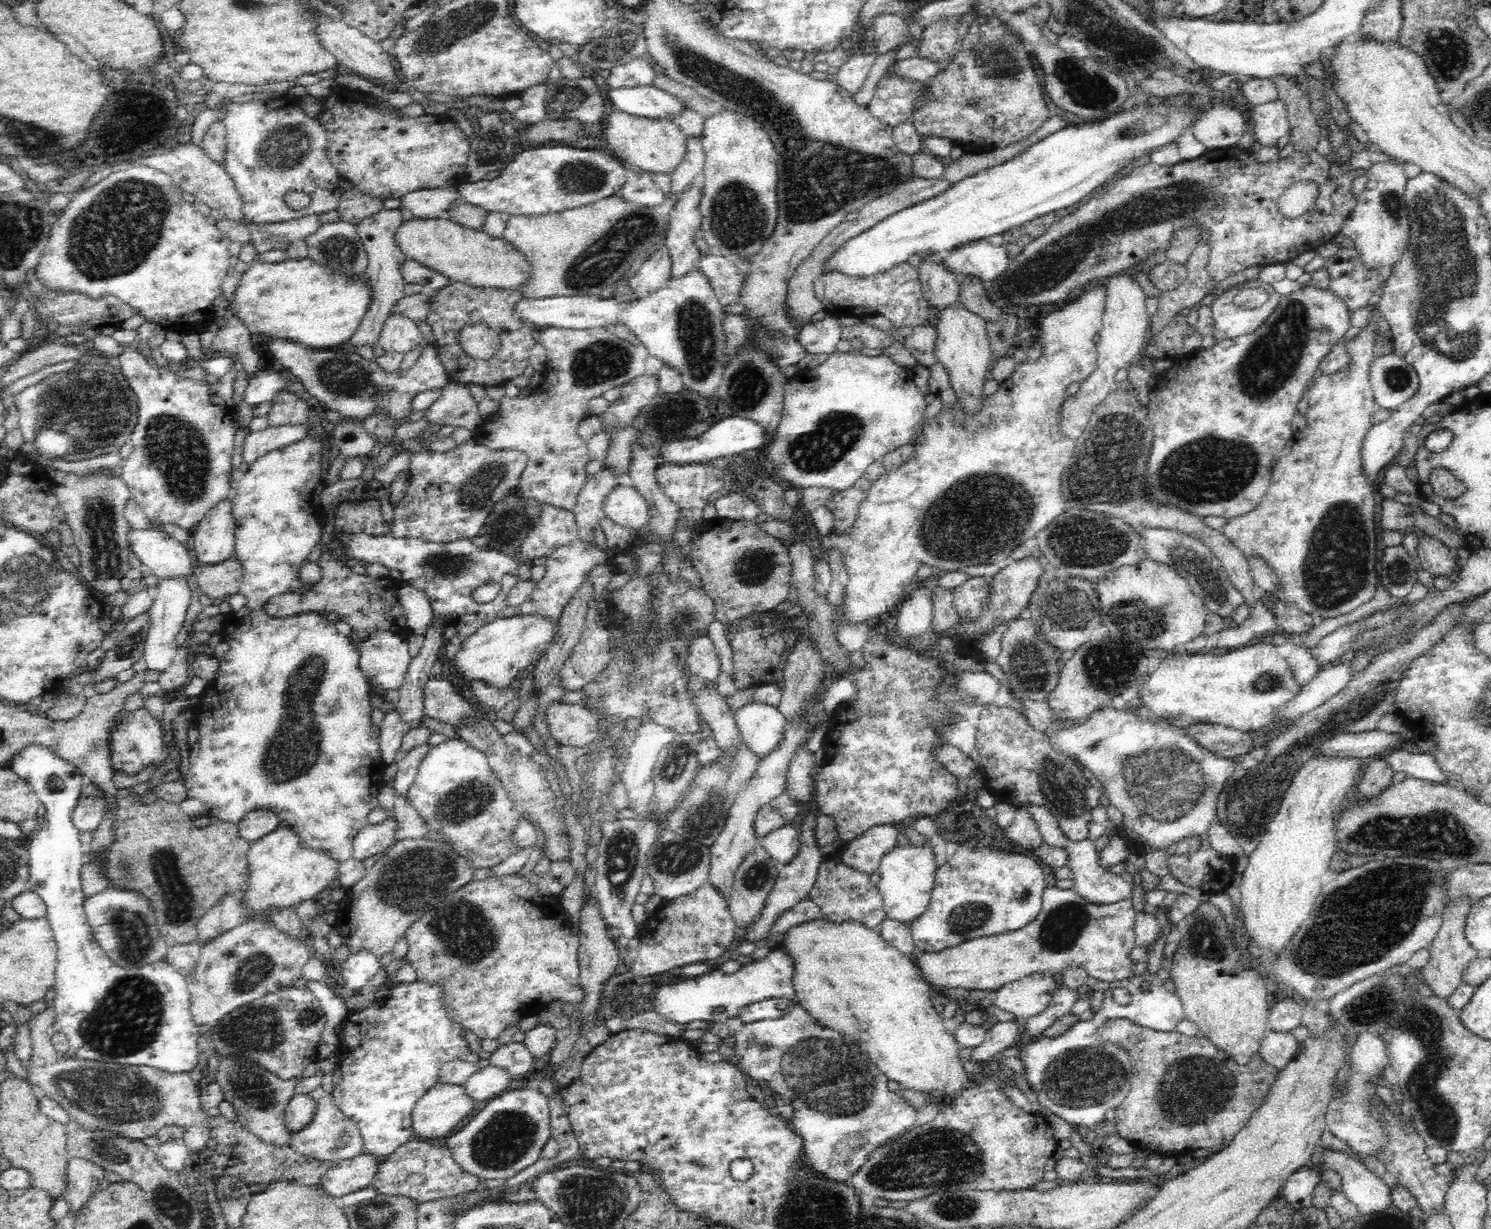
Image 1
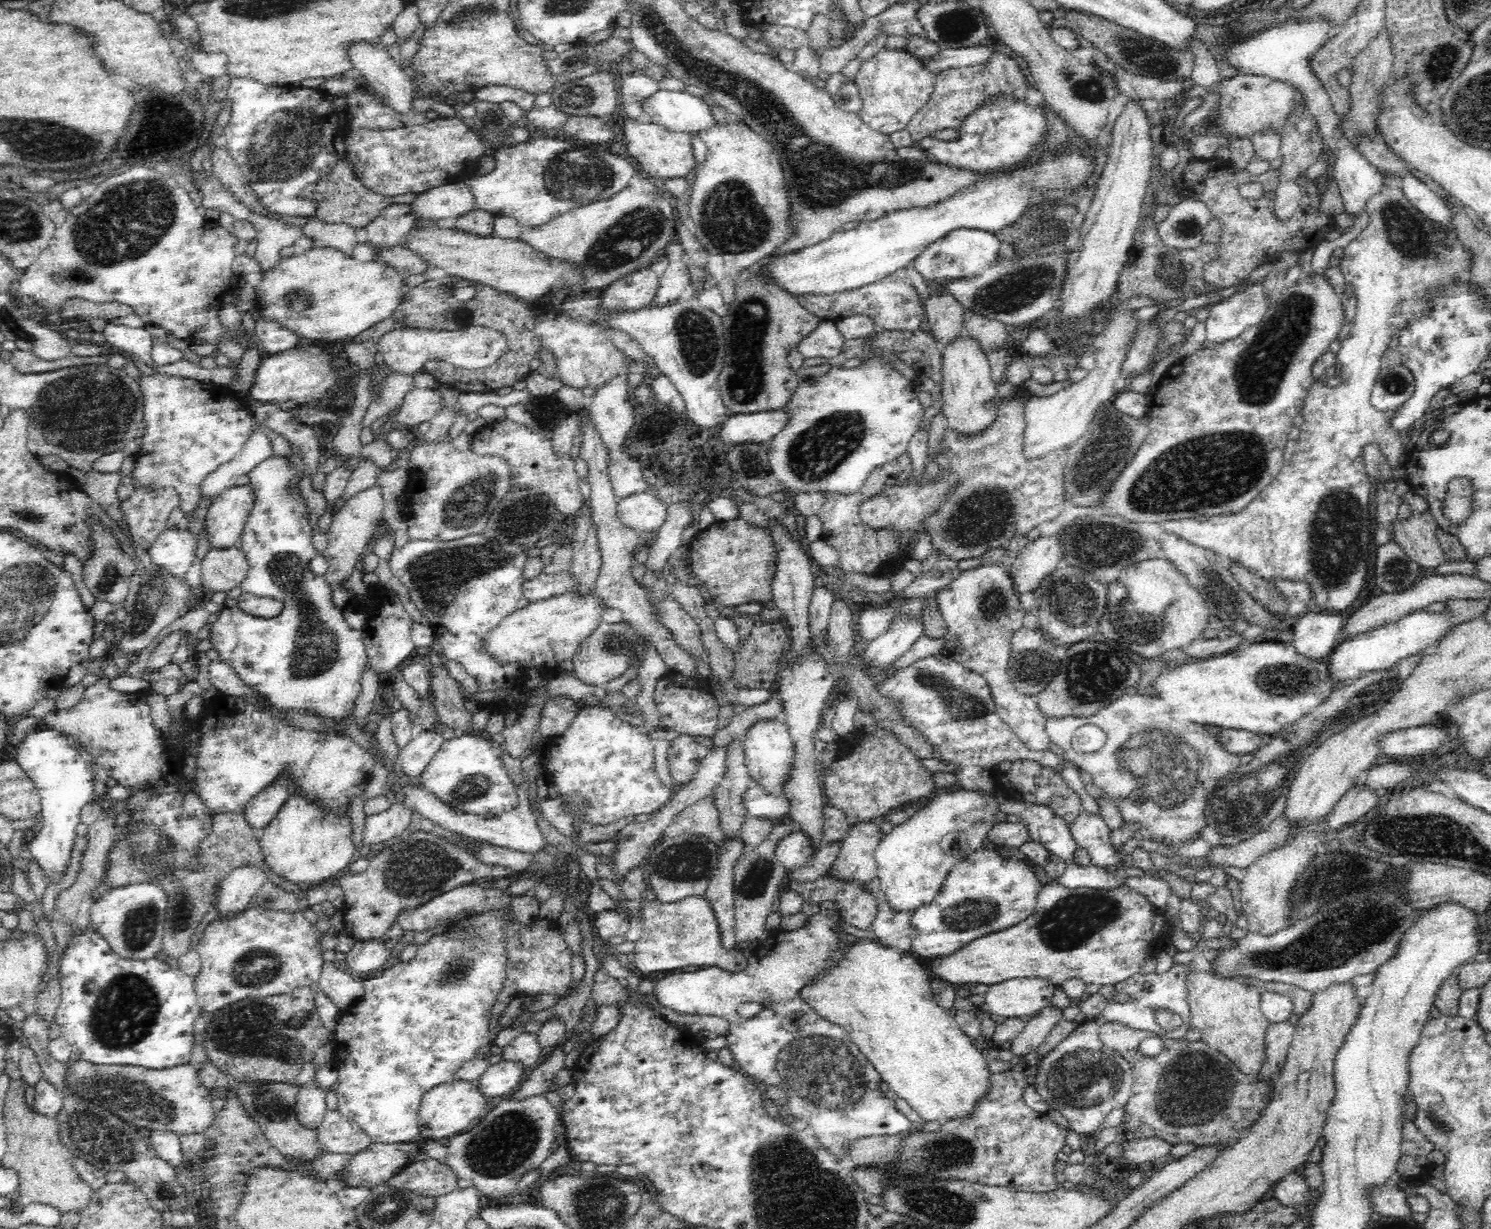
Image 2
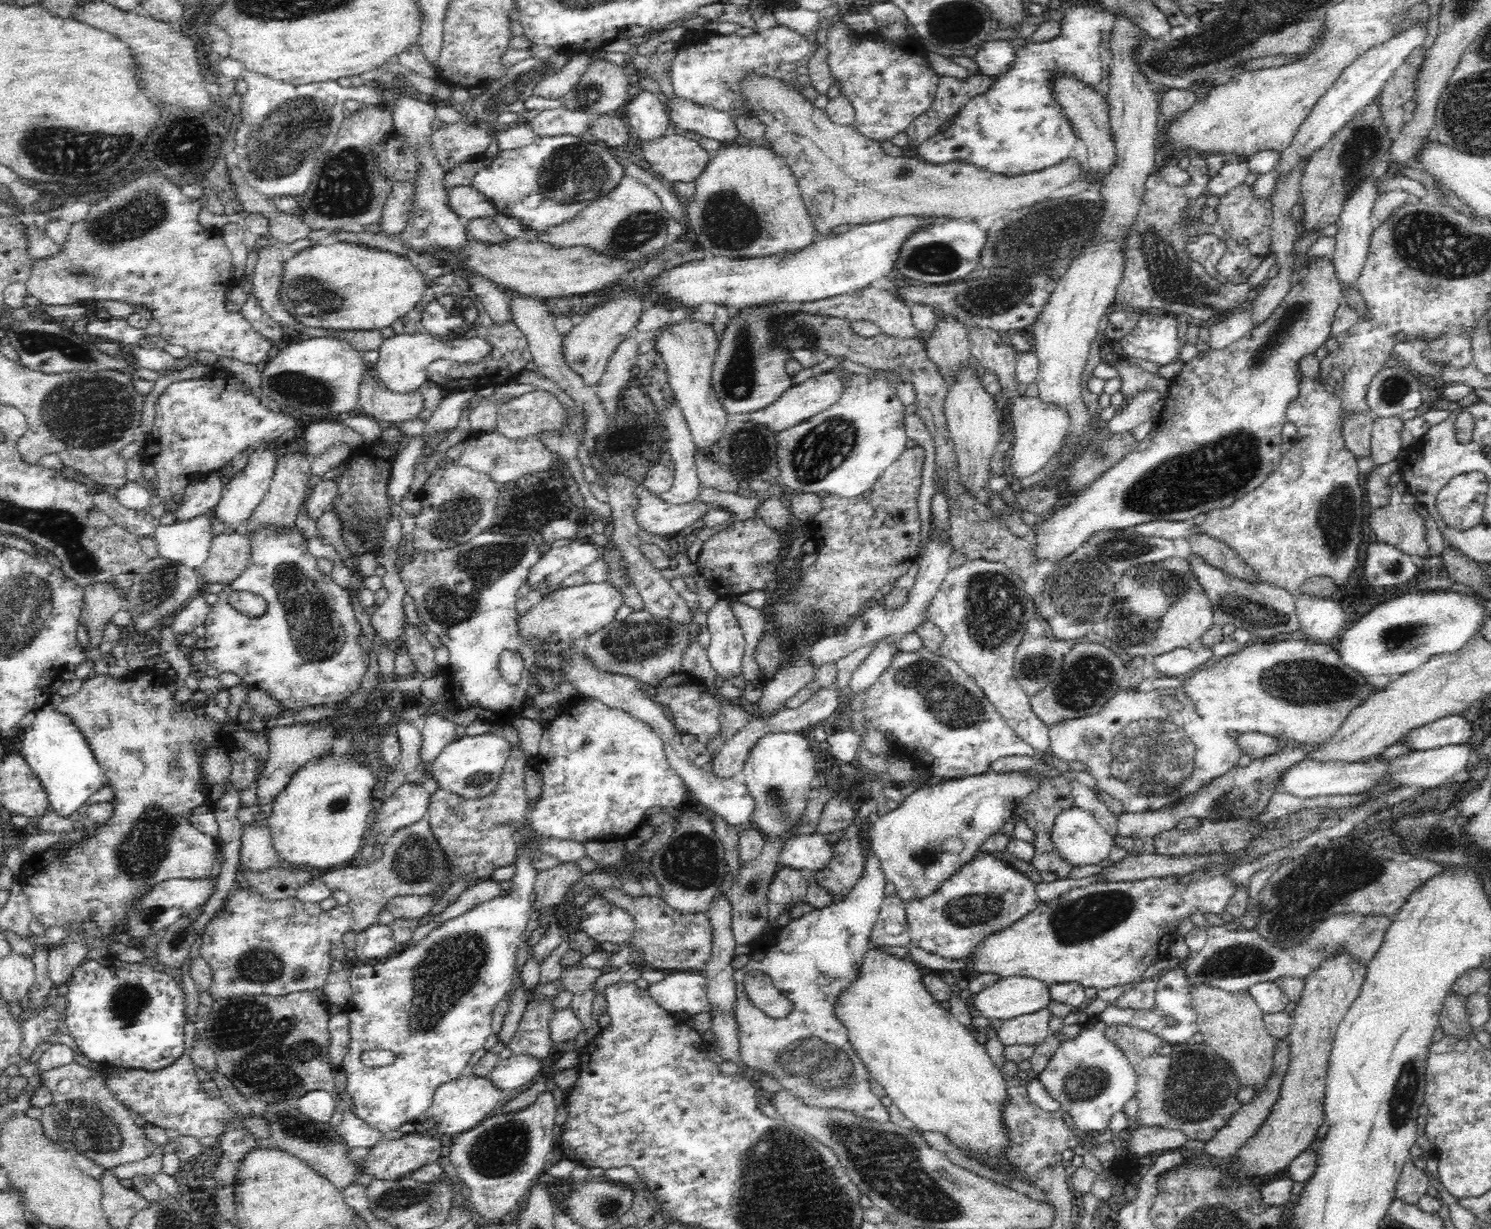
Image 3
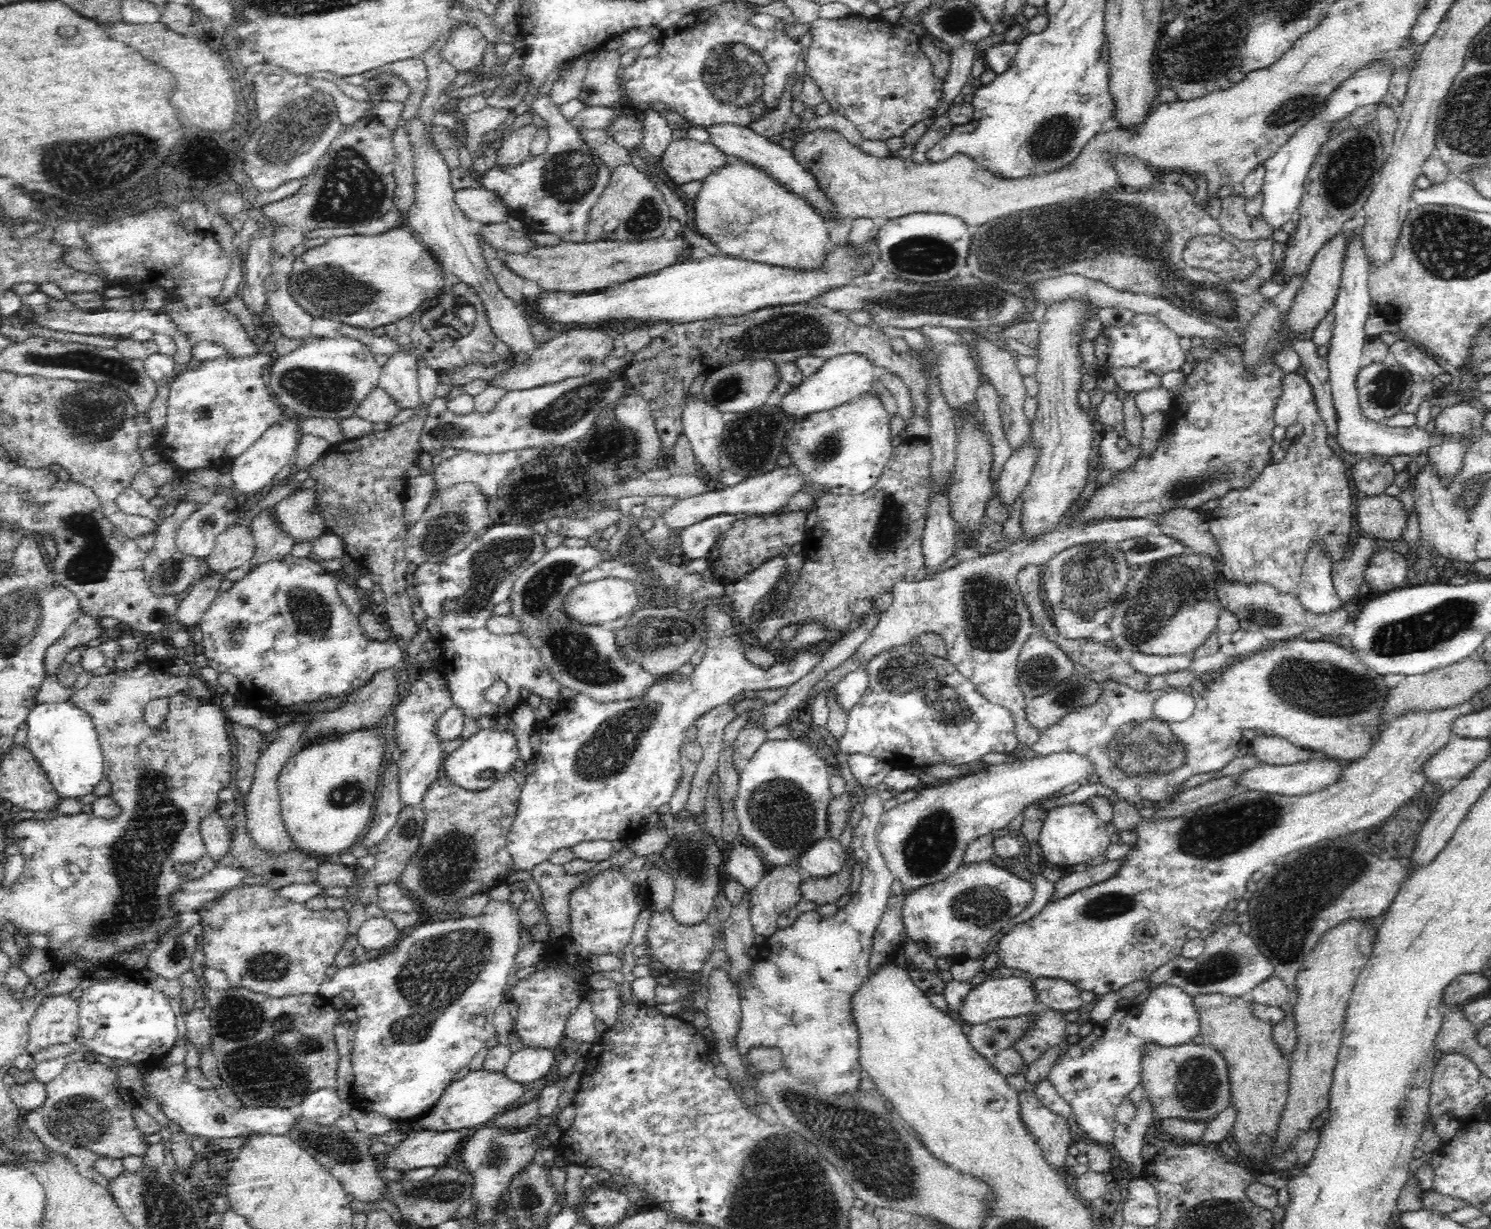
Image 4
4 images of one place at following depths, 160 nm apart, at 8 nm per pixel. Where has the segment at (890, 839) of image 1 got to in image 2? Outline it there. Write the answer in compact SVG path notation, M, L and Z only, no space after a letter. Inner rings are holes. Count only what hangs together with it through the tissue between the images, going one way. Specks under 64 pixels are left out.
M877 822L852 826L840 842L840 850L830 867L830 873L842 879L868 884L877 877L874 854L884 836Z

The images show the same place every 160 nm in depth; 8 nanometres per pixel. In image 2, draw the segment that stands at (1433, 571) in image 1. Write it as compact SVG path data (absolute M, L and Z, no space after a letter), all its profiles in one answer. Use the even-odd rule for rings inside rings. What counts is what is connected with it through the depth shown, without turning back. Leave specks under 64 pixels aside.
M1414 512L1405 520L1396 520L1391 526L1394 542L1410 560L1424 568L1437 568L1447 562L1436 535L1438 527L1430 512Z

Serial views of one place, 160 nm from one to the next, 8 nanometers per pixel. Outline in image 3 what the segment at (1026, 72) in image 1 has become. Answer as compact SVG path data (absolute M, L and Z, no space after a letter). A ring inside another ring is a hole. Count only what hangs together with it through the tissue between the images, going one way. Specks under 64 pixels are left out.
M970 71L970 76L960 80L954 76L944 76L939 79L937 94L934 102L930 105L930 109L924 114L916 118L908 129L905 131L908 134L908 146L920 146L921 142L933 138L939 133L939 128L944 124L950 124L953 118L958 115L963 106L972 98L978 97L980 94L985 94L994 84L1001 78L1000 75L976 74Z

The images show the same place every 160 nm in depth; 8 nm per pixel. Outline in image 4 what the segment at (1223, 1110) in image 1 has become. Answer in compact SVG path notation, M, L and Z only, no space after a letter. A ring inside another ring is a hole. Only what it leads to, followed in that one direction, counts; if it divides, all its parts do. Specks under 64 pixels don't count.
M1144 1044L1141 1082L1143 1097L1151 1102L1152 1116L1159 1122L1179 1118L1186 1122L1209 1124L1231 1104L1231 1085L1225 1059L1218 1050L1204 1044L1179 1046Z

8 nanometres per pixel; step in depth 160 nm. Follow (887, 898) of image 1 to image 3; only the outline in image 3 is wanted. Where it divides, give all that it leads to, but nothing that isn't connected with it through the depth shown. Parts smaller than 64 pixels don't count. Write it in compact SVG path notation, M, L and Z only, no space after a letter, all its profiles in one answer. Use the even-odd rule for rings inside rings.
M1010 771L961 779L932 780L900 801L899 806L872 824L871 850L878 857L895 895L908 904L928 898L962 865L981 850L983 842L1008 821L1017 802L1036 785L1037 773Z

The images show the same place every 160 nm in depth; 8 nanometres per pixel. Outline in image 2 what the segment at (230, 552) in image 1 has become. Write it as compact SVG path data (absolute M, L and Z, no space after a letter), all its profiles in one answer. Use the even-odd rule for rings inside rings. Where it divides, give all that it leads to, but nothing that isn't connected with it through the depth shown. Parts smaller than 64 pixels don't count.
M249 484L232 486L212 499L203 528L210 551L238 546L252 505L253 494Z

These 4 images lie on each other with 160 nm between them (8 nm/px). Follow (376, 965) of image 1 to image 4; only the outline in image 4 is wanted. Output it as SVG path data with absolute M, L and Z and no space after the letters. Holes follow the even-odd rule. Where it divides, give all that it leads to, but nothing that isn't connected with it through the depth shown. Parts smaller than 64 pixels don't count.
M371 917L358 929L358 944L365 950L384 950L399 942L400 932L387 917Z

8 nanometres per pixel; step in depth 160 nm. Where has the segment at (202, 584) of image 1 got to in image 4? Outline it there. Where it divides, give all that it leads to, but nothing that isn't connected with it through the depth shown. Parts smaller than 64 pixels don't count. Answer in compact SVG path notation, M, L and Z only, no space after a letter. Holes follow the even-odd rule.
M233 524L215 540L215 546L207 557L210 575L223 577L236 568L245 568L253 560L255 543L246 524Z

